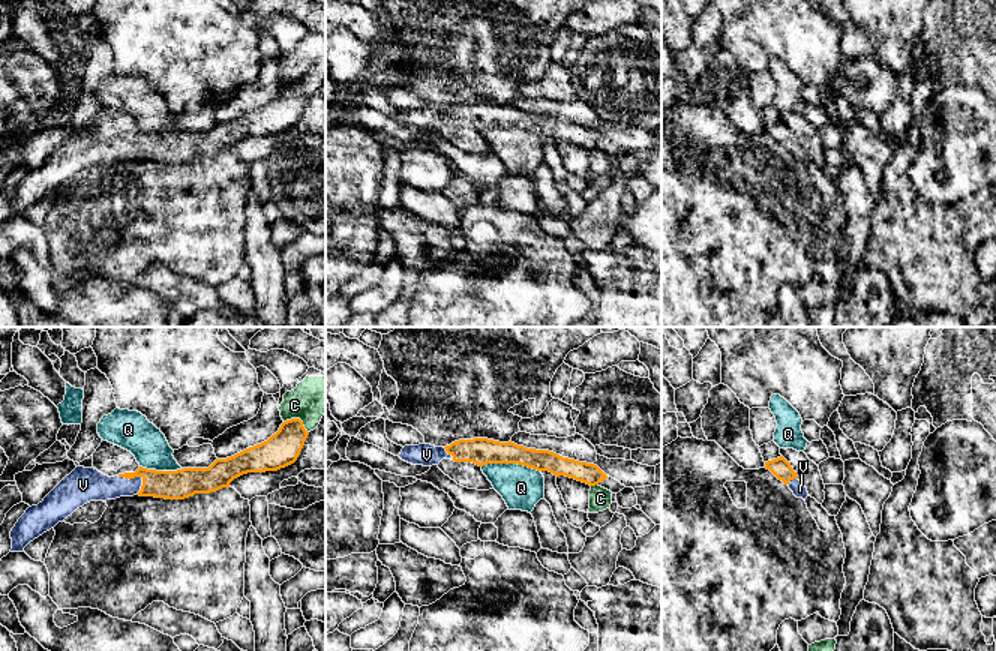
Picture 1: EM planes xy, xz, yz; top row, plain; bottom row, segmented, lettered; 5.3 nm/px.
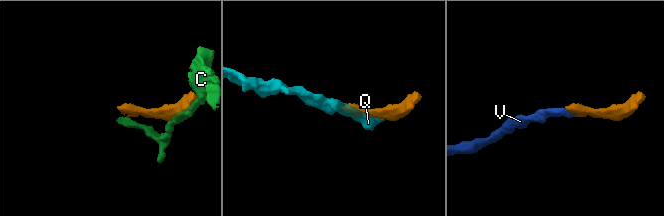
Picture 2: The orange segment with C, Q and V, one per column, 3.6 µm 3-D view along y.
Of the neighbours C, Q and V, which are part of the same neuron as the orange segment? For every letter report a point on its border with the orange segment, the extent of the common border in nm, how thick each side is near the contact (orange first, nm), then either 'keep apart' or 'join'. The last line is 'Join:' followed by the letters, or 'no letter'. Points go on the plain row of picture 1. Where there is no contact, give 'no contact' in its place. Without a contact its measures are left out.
C: xy (299, 83) | 150 nm | 190/200 nm | keep apart
Q: xz (510, 126) | 320 nm | 140/220 nm | keep apart
V: xy (135, 140) | 150 nm | 160/170 nm | join
Join: V

